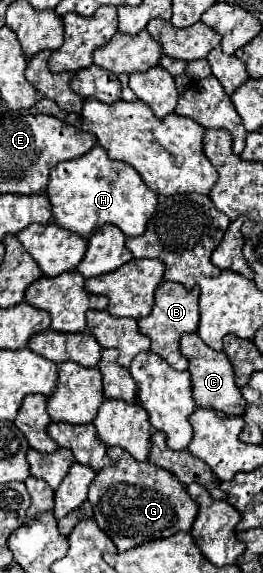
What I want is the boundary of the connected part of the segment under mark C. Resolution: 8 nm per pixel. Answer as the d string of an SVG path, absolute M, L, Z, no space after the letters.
M197 333L183 335L181 337L181 353L189 359L189 373L193 383L193 399L199 407L223 411L227 415L243 415L247 403L243 401L243 395L235 383L235 371L225 351L213 351L203 343L203 339Z

